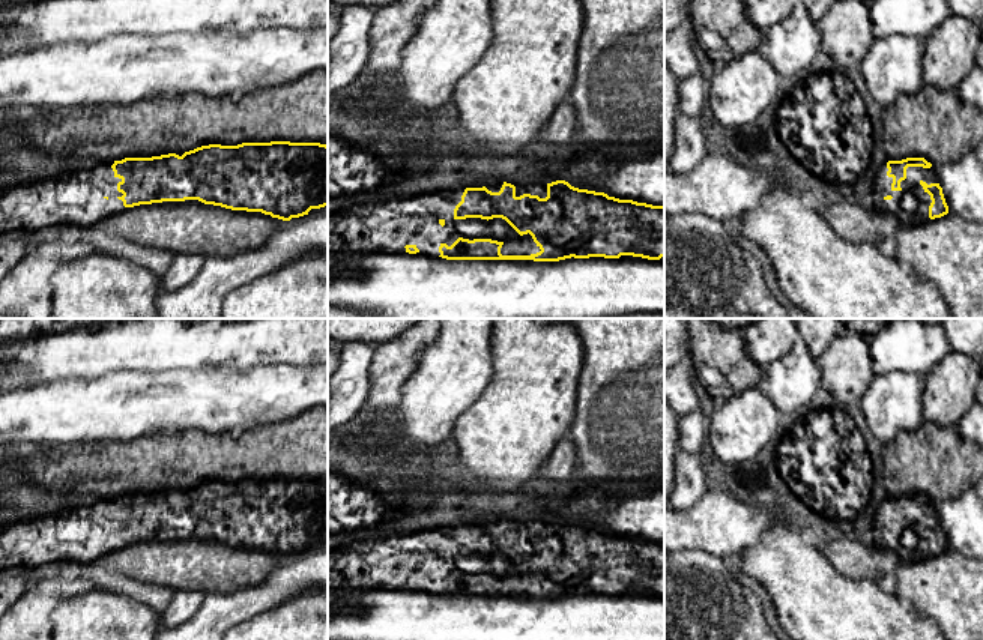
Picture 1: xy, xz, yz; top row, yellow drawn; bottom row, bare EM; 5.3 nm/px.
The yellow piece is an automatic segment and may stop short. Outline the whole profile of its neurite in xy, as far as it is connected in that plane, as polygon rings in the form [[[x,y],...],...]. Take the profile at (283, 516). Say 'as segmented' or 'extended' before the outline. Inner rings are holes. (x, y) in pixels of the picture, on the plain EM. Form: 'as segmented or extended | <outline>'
extended | [[[290,478],[209,481],[185,488],[182,493],[168,490],[101,499],[90,506],[47,514],[44,518],[18,521],[0,529],[0,571],[14,566],[30,569],[50,562],[98,563],[134,542],[185,536],[198,536],[231,547],[262,548],[283,557],[308,551],[311,545],[328,542],[328,482]]]

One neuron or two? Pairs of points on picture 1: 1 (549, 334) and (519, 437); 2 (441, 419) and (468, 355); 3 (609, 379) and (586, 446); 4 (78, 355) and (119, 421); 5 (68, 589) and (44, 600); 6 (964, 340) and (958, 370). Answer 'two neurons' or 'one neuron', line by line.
1: one neuron
2: one neuron
3: one neuron
4: two neurons
5: one neuron
6: two neurons

